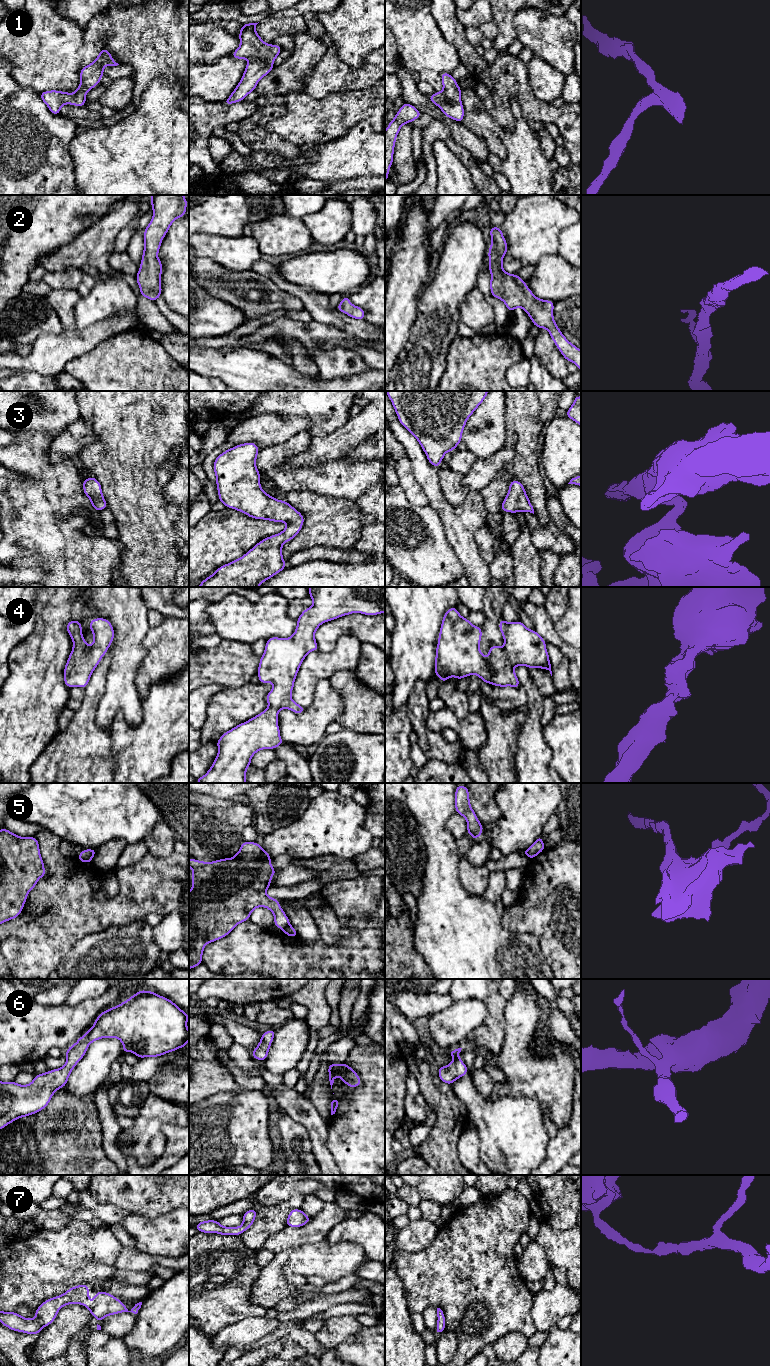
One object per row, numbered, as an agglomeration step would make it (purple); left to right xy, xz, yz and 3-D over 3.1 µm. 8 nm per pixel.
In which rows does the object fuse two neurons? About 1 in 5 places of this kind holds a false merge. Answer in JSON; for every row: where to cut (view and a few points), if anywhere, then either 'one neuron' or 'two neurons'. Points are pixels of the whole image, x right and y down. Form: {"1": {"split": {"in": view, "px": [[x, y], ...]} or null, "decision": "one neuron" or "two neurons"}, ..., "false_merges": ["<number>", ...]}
{"1": {"split": null, "decision": "one neuron"}, "2": {"split": null, "decision": "one neuron"}, "3": {"split": null, "decision": "one neuron"}, "4": {"split": null, "decision": "one neuron"}, "5": {"split": {"in": "xz", "px": [[289, 924], [283, 930]]}, "decision": "two neurons"}, "6": {"split": null, "decision": "one neuron"}, "7": {"split": null, "decision": "one neuron"}, "false_merges": ["5"]}

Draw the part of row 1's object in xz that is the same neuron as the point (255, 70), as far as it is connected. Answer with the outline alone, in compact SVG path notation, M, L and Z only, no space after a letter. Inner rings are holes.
M258 23L242 24L238 36L240 46L231 55L235 59L248 59L249 62L240 82L229 98L223 101L226 105L243 101L254 91L257 83L273 70L274 61L283 50L279 45L268 45L261 39L255 30Z

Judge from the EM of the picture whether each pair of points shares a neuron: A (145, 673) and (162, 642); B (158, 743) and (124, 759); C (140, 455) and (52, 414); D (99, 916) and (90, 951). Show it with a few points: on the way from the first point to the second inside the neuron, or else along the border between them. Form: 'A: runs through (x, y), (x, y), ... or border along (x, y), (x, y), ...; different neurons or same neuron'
A: runs through (153, 665), (162, 656), (162, 650); same neuron
B: runs through (150, 746), (137, 759), (132, 759); same neuron
C: border along (76, 401), (81, 416); different neurons
D: border along (99, 933), (90, 933), (74, 944); different neurons

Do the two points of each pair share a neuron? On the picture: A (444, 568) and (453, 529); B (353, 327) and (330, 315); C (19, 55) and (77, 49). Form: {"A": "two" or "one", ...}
{"A": "two", "B": "one", "C": "one"}

